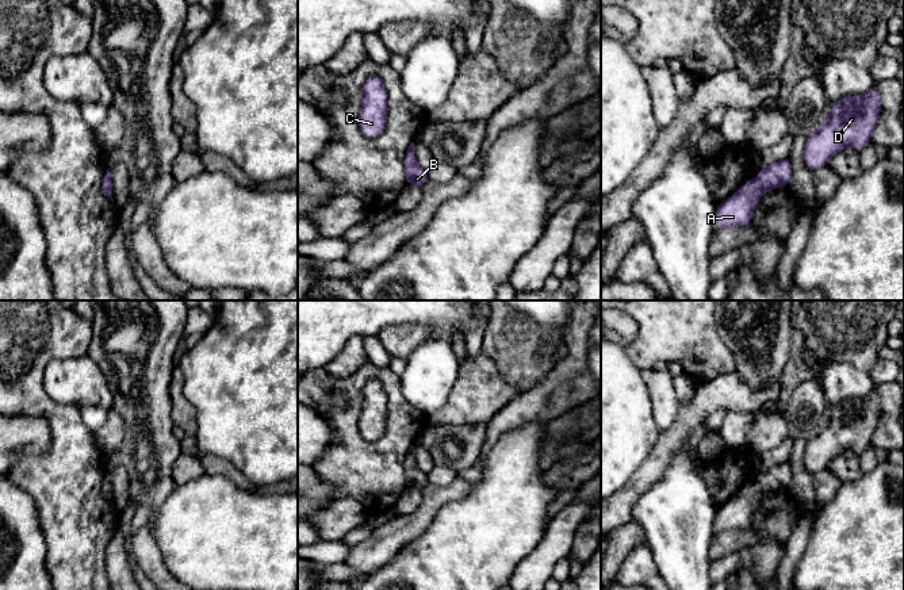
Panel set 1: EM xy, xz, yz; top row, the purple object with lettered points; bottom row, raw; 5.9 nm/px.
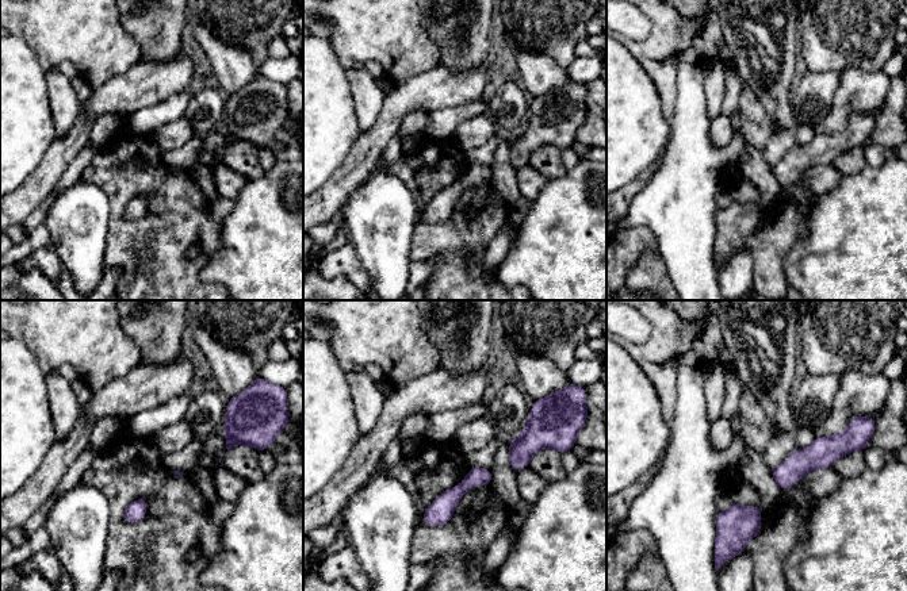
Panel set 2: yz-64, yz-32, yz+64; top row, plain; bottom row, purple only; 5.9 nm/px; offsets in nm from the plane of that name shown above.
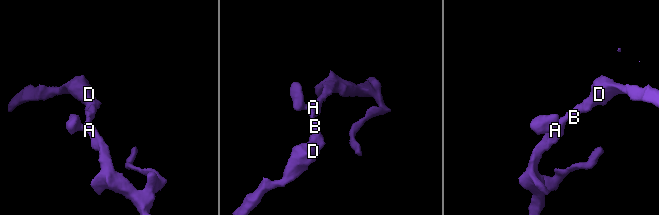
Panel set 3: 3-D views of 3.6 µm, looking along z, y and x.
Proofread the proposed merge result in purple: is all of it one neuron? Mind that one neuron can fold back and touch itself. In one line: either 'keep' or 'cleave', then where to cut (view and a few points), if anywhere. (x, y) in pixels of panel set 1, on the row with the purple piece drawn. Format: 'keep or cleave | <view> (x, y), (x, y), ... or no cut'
keep | no cut

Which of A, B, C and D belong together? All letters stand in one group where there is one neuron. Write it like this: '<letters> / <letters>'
A B C D

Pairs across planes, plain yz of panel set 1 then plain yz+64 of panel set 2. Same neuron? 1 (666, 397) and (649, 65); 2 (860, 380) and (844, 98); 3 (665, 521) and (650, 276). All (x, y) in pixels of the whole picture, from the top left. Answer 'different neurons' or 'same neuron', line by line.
1: same neuron
2: same neuron
3: different neurons

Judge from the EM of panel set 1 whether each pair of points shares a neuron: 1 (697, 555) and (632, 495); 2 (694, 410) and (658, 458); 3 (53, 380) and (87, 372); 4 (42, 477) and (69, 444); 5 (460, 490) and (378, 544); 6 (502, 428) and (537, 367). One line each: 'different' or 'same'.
1: different
2: same
3: same
4: same
5: same
6: different

